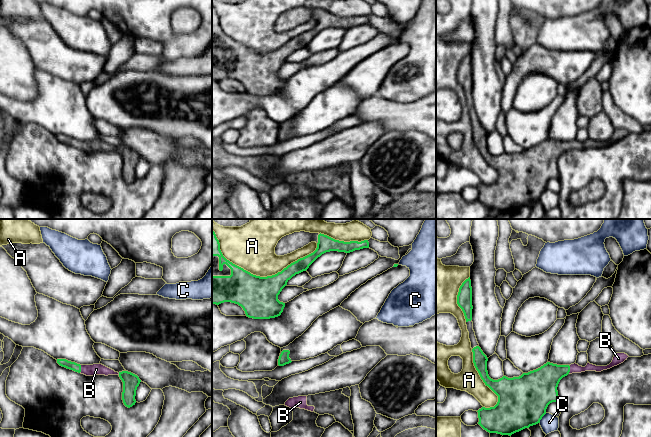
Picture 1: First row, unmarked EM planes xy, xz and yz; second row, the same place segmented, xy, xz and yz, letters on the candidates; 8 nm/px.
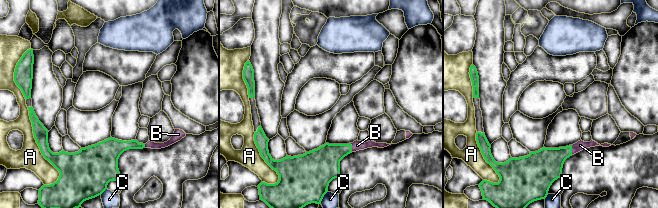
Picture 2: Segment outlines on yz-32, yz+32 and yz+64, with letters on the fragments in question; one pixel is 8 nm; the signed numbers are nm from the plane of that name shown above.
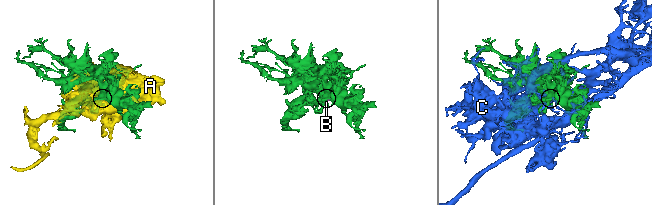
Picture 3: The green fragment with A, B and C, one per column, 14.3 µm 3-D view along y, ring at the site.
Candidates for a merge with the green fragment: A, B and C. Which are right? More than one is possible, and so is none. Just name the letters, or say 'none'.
B

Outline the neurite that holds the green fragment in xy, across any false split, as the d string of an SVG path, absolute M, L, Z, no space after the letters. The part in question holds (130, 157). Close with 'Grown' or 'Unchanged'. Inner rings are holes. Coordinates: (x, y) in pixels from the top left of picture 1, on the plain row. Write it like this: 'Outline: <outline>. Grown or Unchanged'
Outline: M119 148L119 153L123 158L122 176L126 183L130 184L135 181L136 166L141 156L139 153L131 148Z. Unchanged

